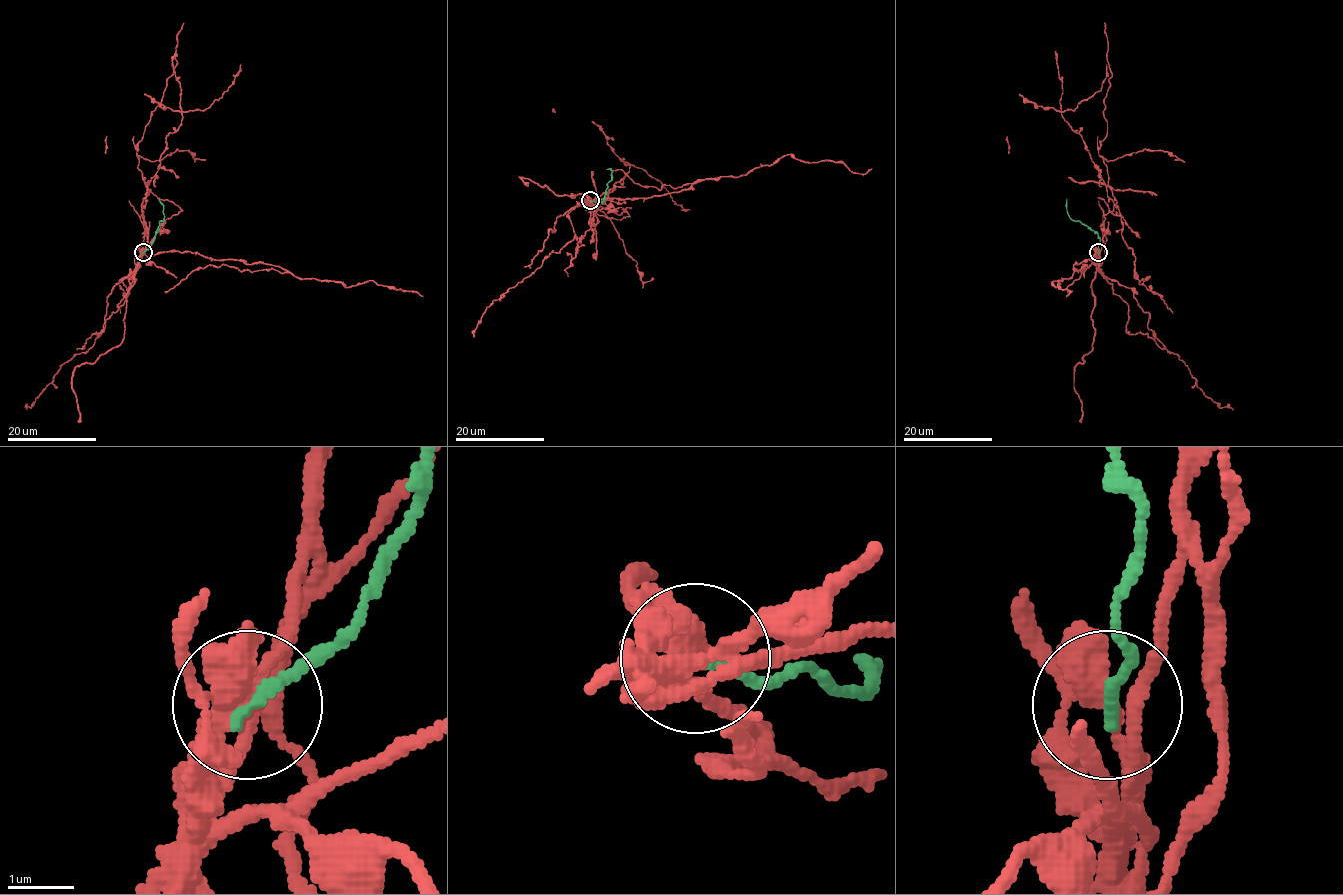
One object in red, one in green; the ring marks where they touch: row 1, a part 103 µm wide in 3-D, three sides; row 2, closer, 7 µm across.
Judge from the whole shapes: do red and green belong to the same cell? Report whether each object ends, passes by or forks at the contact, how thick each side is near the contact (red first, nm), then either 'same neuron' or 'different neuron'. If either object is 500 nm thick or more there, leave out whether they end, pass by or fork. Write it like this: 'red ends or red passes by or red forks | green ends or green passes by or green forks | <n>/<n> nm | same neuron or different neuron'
red forks | green ends | 320/200 nm | different neuron

